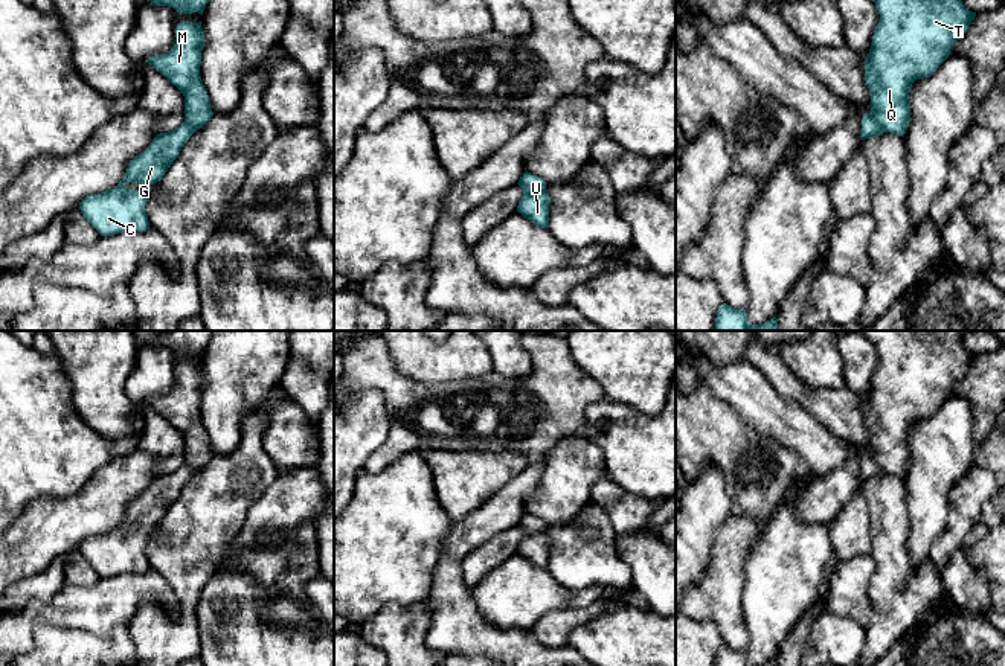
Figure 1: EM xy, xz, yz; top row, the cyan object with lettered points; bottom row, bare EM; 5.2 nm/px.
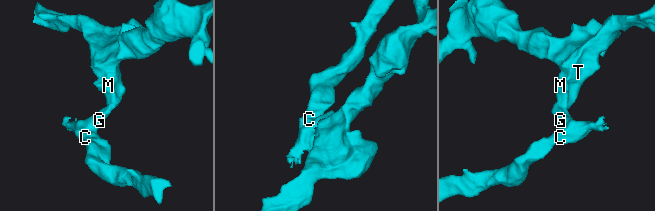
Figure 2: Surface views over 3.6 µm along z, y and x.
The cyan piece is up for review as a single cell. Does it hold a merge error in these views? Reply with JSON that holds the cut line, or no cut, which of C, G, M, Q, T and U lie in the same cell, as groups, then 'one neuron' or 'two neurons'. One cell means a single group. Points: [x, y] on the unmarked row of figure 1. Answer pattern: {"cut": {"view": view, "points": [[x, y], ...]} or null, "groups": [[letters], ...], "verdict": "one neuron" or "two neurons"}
{"cut": {"view": "xz", "points": [[545, 528], [523, 538]]}, "groups": [["C", "G"], ["M", "Q", "T", "U"]], "verdict": "two neurons"}

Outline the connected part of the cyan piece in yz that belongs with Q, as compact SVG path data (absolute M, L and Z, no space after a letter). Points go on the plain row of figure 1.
M859 331L866 335L880 355L869 395L865 399L865 422L869 430L869 457L885 474L903 477L910 462L910 428L917 421L929 419L952 395L976 358L962 346L962 337L968 331Z

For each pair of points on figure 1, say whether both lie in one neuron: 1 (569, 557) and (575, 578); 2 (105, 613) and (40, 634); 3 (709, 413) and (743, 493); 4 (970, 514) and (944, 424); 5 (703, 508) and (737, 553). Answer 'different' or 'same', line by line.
1: same
2: different
3: same
4: different
5: different

